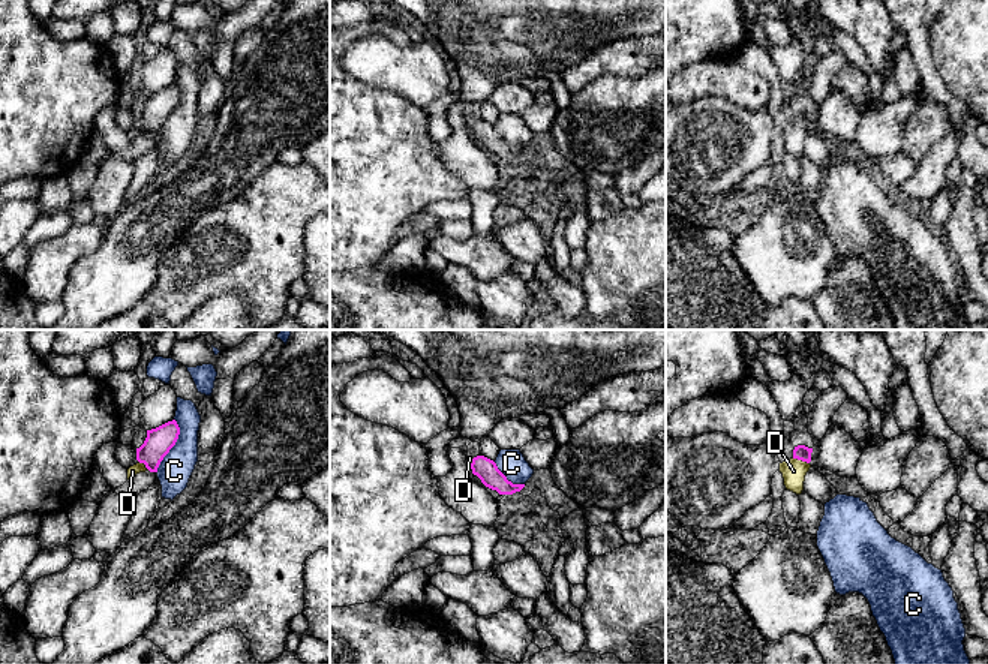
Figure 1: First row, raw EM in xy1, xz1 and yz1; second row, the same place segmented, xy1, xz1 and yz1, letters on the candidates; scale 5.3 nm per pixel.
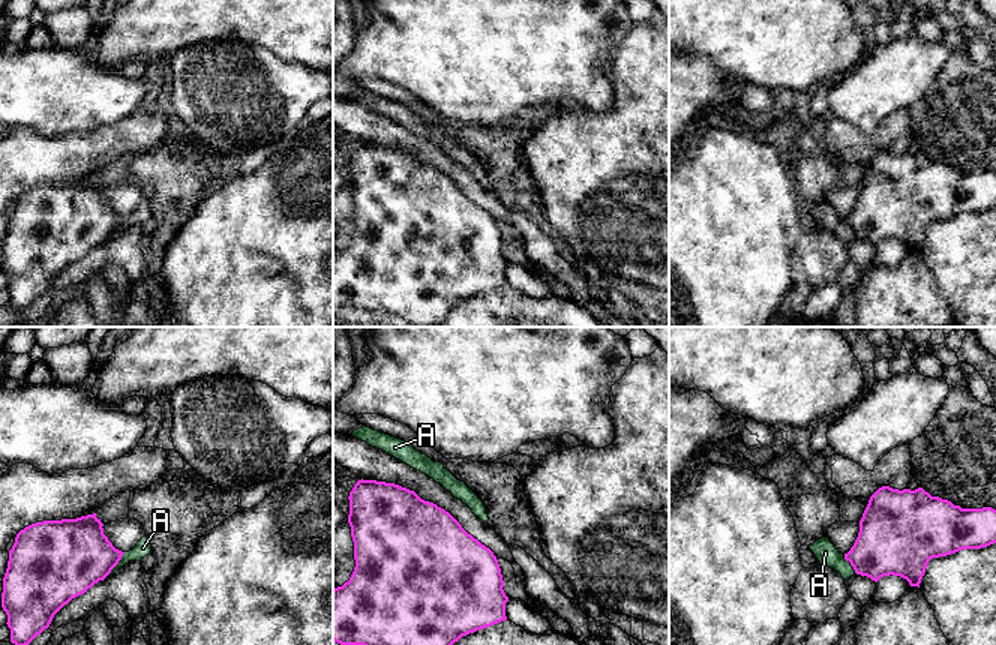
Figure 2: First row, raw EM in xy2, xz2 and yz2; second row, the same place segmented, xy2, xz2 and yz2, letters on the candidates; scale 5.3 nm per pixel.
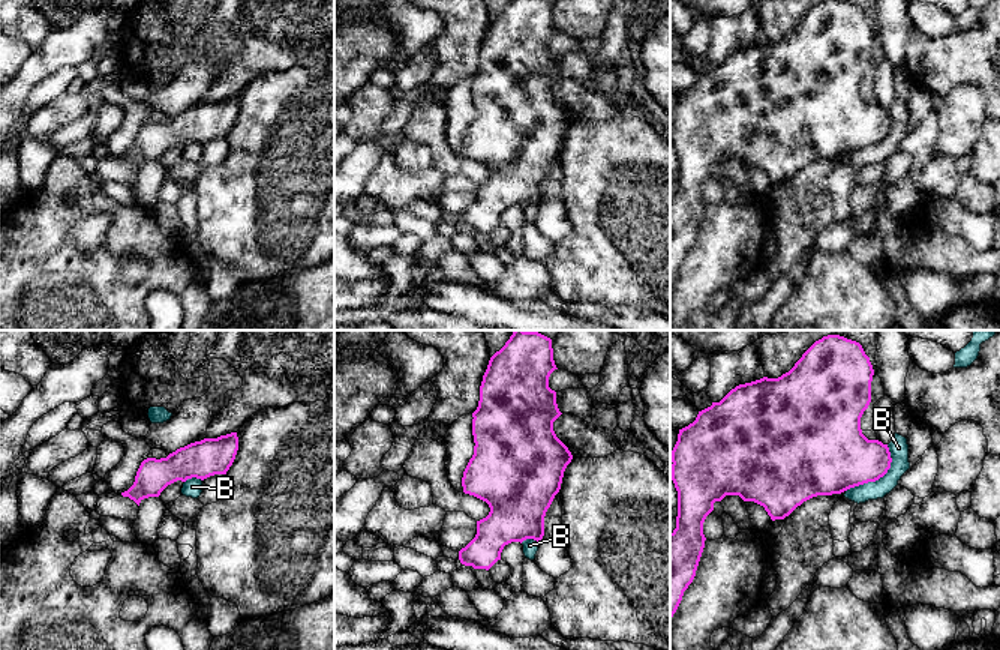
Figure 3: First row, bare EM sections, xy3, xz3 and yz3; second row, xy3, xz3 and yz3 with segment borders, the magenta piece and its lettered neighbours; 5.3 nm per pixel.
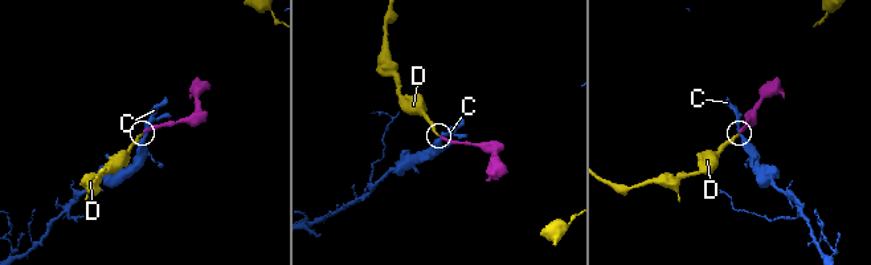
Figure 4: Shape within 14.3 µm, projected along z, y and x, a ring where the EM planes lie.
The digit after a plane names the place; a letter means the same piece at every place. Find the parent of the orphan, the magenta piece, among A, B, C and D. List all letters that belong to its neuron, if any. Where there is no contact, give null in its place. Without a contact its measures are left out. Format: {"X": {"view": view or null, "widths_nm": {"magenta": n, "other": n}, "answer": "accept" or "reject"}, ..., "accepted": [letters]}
{"A": {"view": "xy2", "widths_nm": {"magenta": 380, "other": 90}, "answer": "reject"}, "B": {"view": "yz3", "widths_nm": {"magenta": 360, "other": 110}, "answer": "reject"}, "C": {"view": "xy1", "widths_nm": {"magenta": 150, "other": 180}, "answer": "reject"}, "D": {"view": "yz1", "widths_nm": {"magenta": 80, "other": 130}, "answer": "accept"}, "accepted": ["D"]}

